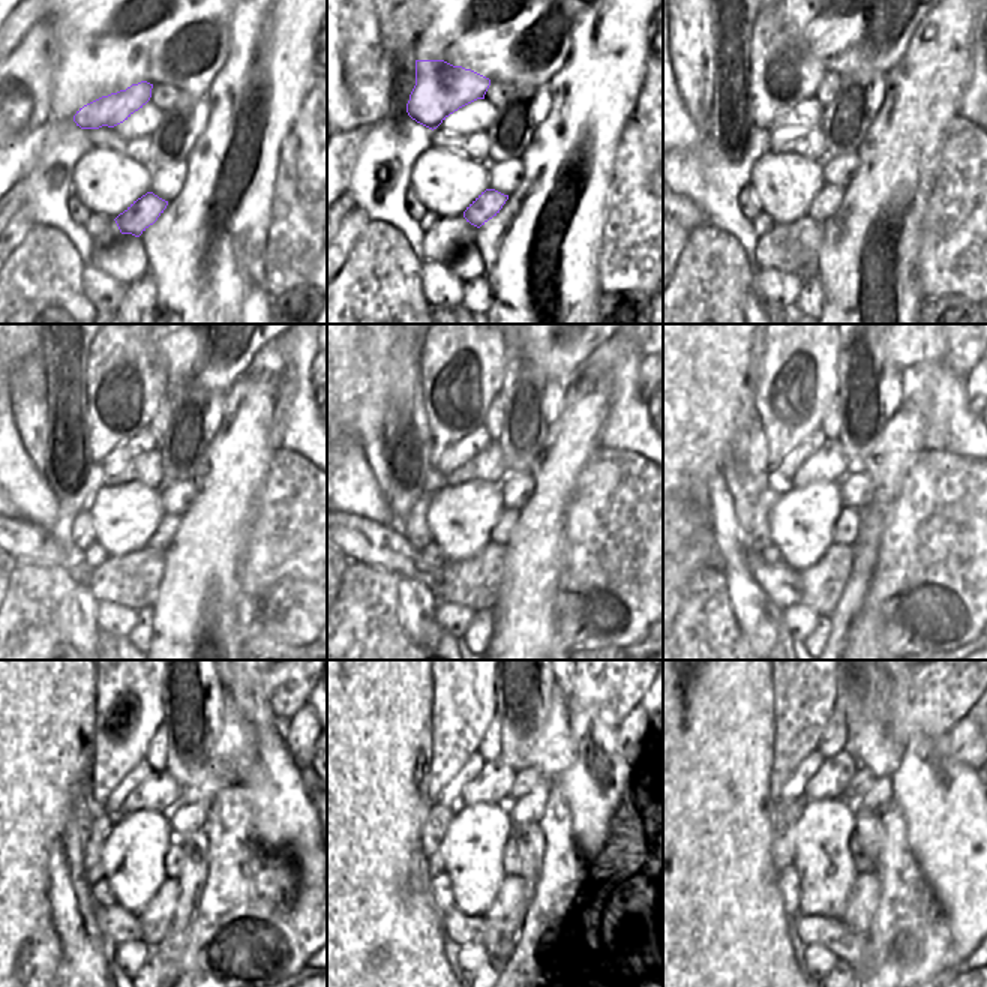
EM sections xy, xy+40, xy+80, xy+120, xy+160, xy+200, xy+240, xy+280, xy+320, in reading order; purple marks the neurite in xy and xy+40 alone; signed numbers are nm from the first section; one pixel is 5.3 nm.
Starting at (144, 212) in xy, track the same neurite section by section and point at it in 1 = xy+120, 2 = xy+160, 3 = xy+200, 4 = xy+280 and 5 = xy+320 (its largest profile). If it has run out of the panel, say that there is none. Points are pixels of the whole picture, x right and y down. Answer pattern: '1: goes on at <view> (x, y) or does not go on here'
1: goes on at xy+120 (165, 531)
2: goes on at xy+160 (501, 531)
3: goes on at xy+200 (846, 527)
4: goes on at xy+280 (512, 855)
5: goes on at xy+320 (864, 864)

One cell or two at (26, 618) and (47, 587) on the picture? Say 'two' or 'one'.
one

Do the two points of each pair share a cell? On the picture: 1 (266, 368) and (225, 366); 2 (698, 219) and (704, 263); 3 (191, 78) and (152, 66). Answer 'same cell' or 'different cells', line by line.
1: different cells
2: different cells
3: same cell

